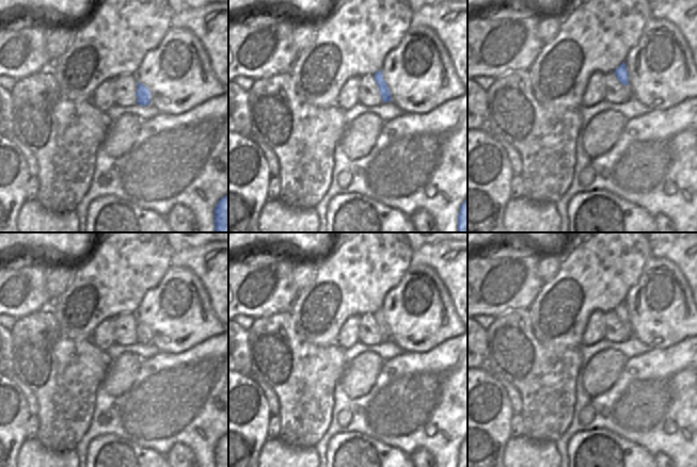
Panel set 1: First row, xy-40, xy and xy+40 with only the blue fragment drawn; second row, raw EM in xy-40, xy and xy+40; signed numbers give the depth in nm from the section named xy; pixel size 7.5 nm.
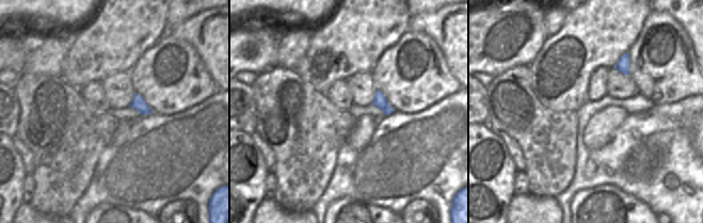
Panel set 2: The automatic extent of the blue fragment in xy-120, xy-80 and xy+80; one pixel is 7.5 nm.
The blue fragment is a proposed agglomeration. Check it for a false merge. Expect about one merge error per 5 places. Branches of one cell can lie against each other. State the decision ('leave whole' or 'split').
leave whole

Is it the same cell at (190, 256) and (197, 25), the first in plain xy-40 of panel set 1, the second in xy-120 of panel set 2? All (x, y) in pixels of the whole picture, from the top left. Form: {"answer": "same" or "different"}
{"answer": "same"}

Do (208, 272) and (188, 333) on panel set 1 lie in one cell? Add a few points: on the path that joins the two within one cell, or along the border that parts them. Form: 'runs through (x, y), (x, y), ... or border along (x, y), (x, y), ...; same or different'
border along (187, 268), (201, 280), (212, 309); different

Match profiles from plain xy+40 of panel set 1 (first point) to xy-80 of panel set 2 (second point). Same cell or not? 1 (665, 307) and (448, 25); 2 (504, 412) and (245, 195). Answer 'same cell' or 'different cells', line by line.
1: different cells
2: same cell

